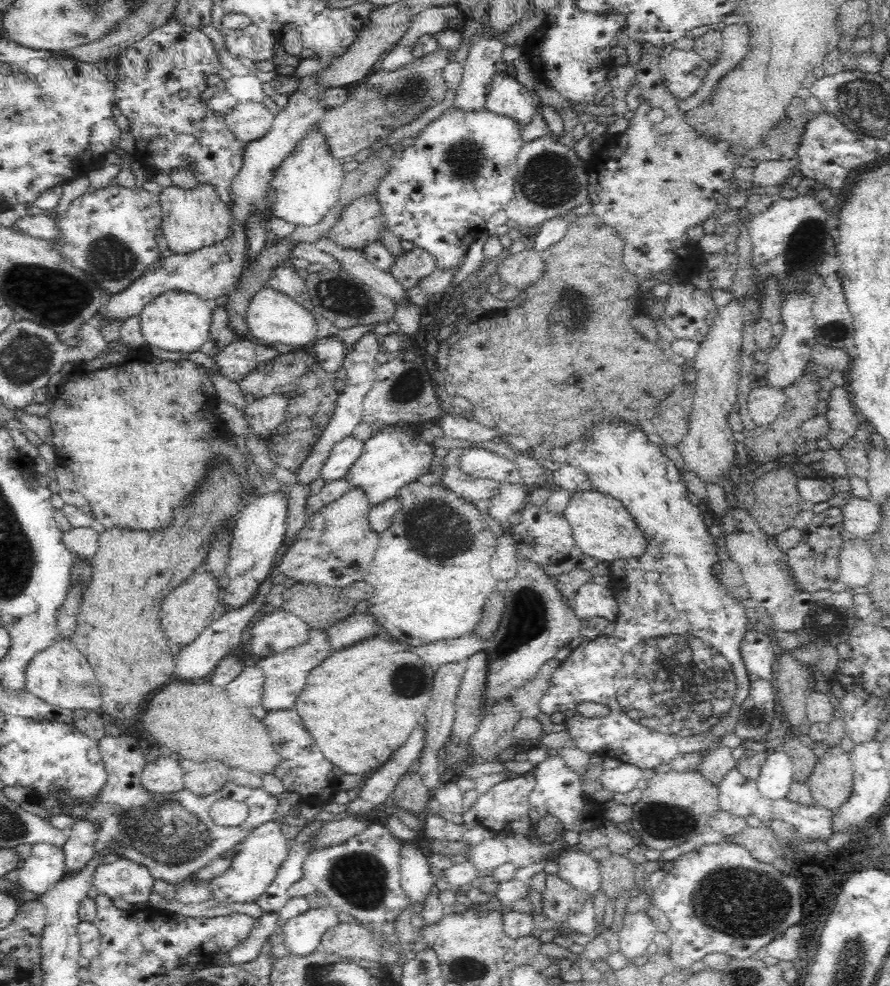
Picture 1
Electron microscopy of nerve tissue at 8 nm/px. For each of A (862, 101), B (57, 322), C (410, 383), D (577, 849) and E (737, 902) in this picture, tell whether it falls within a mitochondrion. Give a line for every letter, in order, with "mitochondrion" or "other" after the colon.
A: mitochondrion
B: mitochondrion
C: mitochondrion
D: other
E: mitochondrion

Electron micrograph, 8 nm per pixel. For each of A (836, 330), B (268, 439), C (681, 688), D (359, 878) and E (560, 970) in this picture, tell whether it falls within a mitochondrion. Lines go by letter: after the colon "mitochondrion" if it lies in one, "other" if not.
A: mitochondrion
B: other
C: mitochondrion
D: mitochondrion
E: other

